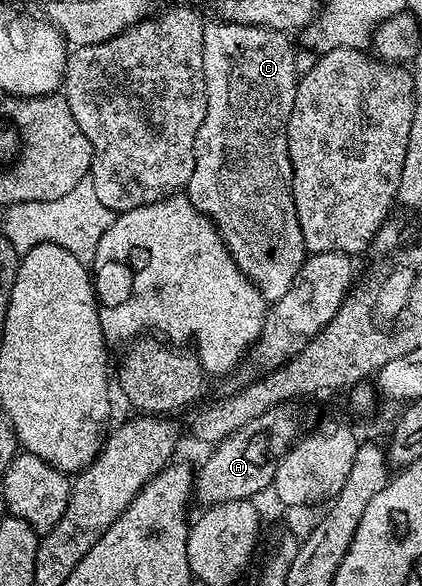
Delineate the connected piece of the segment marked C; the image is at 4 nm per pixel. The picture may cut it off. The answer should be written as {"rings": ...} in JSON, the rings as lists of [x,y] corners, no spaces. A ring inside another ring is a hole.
{"rings":[[[220,22],[222,24],[205,23],[204,26],[204,49],[202,50],[202,66],[206,74],[206,118],[202,122],[202,126],[196,135],[196,149],[194,150],[194,174],[190,178],[186,189],[188,195],[187,203],[191,205],[197,213],[201,212],[204,216],[212,219],[211,227],[218,233],[219,239],[228,247],[227,255],[238,267],[240,273],[253,284],[259,292],[264,296],[265,301],[275,302],[282,298],[282,294],[286,294],[286,290],[292,288],[294,278],[298,274],[298,270],[304,265],[306,259],[306,249],[304,239],[302,238],[302,226],[298,222],[298,214],[296,213],[296,202],[292,193],[292,163],[290,162],[290,150],[288,149],[288,123],[290,122],[290,114],[292,107],[296,101],[296,81],[298,79],[298,71],[296,72],[296,48],[292,45],[293,37],[287,32],[276,32],[272,28],[259,28],[257,24],[236,24],[233,22]],[[204,160],[262,160],[256,166],[250,166],[250,184],[248,178],[244,176],[244,188],[250,186],[250,192],[222,192],[222,188],[230,188],[232,184],[220,186],[216,188],[216,192],[210,192],[212,188],[206,186],[206,182],[222,182],[222,178],[218,178],[218,174],[222,172],[214,172],[212,168],[206,168]]]}

